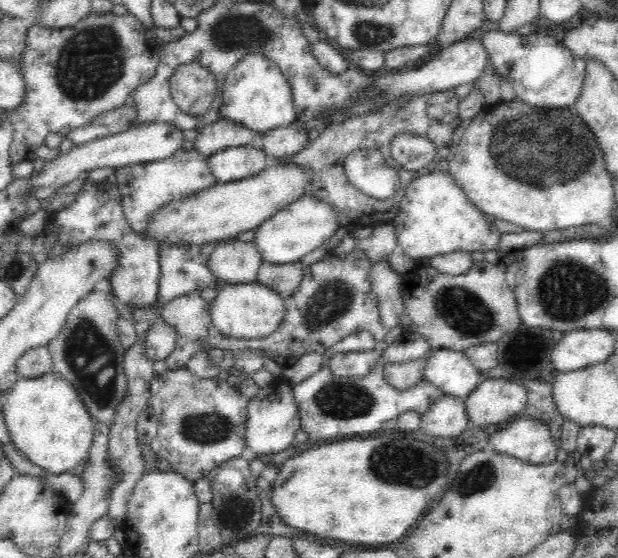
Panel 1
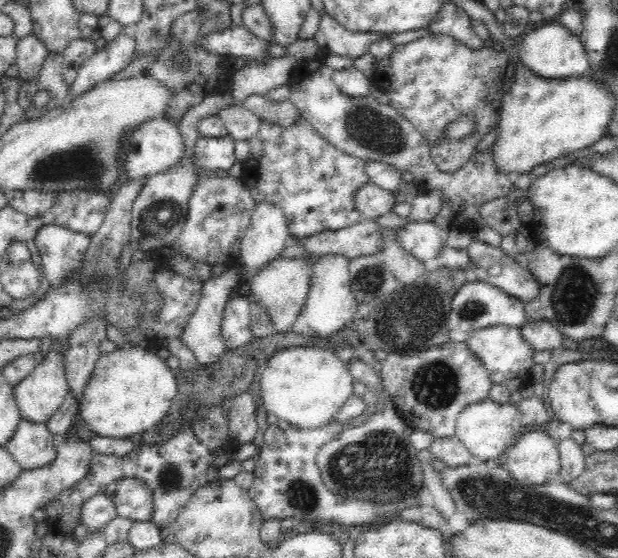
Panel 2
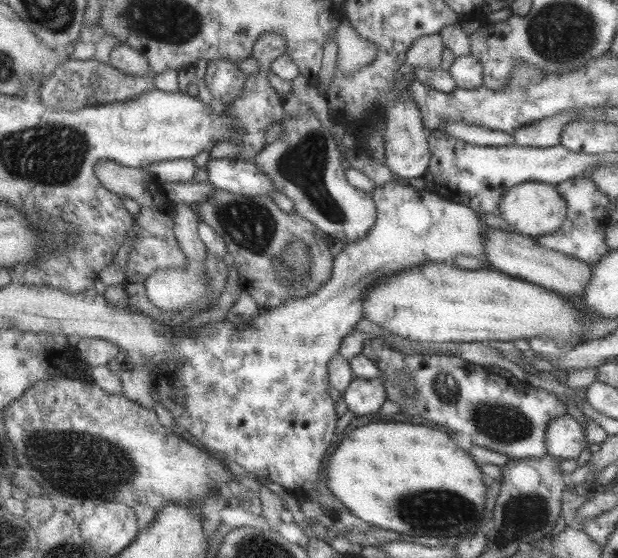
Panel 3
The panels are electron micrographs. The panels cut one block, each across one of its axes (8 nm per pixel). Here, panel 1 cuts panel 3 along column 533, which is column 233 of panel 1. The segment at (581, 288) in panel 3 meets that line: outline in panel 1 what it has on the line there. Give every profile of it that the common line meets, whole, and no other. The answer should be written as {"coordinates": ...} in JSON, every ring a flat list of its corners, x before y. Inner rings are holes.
{"coordinates":[[232,238,218,242,207,264,220,284,237,284,257,281,263,261,253,242]]}

